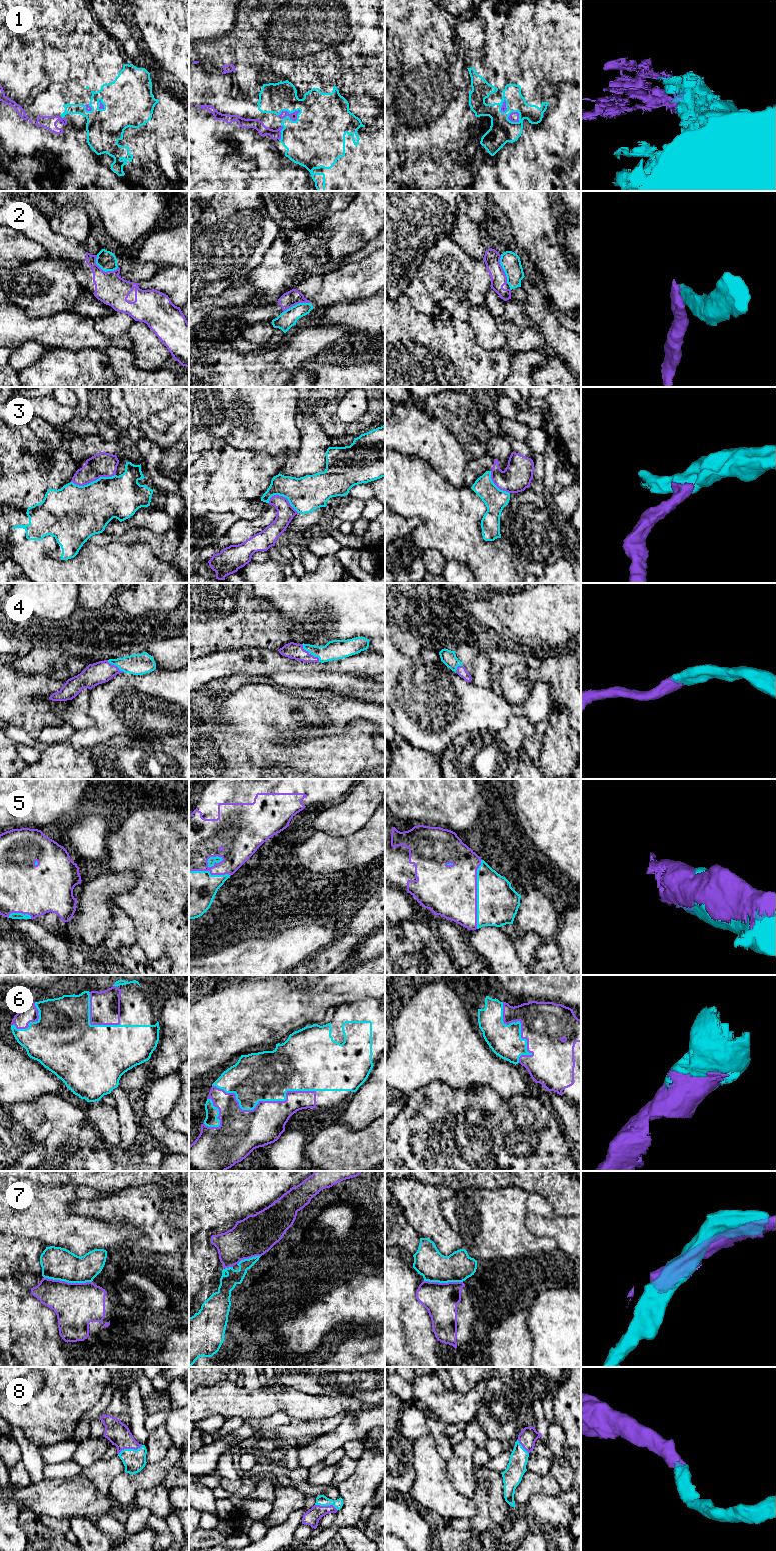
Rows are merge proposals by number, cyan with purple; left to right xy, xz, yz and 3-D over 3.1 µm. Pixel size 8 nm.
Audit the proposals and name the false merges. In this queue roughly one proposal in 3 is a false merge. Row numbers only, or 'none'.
1, 2, 3, 7

